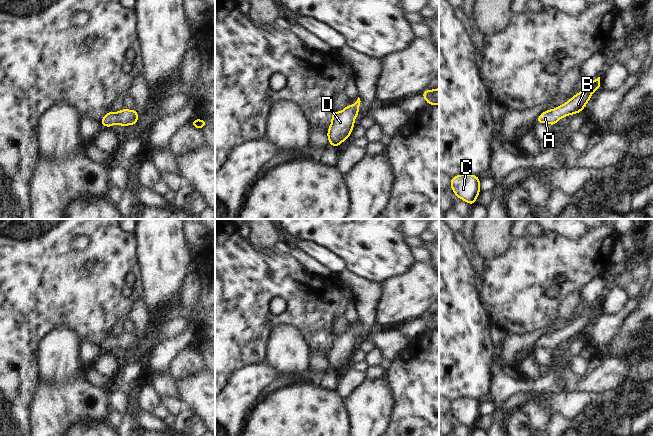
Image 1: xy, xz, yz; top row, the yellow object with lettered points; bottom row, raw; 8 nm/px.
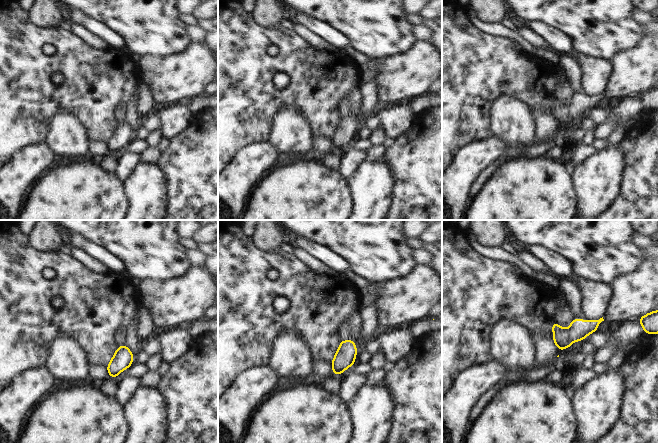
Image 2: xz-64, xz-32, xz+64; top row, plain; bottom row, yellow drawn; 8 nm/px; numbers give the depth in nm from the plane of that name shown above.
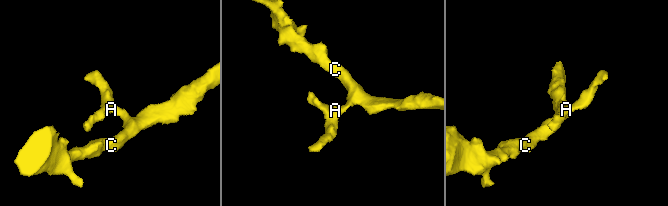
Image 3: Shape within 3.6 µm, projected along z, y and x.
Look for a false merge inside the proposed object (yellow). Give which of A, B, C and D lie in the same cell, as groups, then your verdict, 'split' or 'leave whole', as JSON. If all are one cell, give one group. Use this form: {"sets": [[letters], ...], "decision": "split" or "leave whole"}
{"sets": [["A", "B", "C", "D"]], "decision": "leave whole"}

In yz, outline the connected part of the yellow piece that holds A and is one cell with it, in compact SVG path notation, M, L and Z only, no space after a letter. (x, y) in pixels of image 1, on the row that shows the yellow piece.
M600 77L591 81L584 90L576 94L565 104L553 110L547 110L541 113L536 120L536 123L548 123L555 126L556 122L561 117L566 117L570 114L581 112L589 101L593 91L597 89L601 89Z

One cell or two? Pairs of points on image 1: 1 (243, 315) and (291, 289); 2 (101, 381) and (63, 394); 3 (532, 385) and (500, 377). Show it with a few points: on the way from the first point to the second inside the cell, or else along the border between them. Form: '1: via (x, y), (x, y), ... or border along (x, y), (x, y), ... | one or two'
1: via (255, 303), (269, 289), (279, 289) | one
2: border along (85, 377), (95, 386), (106, 390) | two
3: via (524, 385), (508, 384) | one

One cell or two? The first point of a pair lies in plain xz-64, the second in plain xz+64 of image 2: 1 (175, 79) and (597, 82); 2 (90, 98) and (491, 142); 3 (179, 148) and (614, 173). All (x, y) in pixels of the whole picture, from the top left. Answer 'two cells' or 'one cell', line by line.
1: two cells
2: two cells
3: two cells

